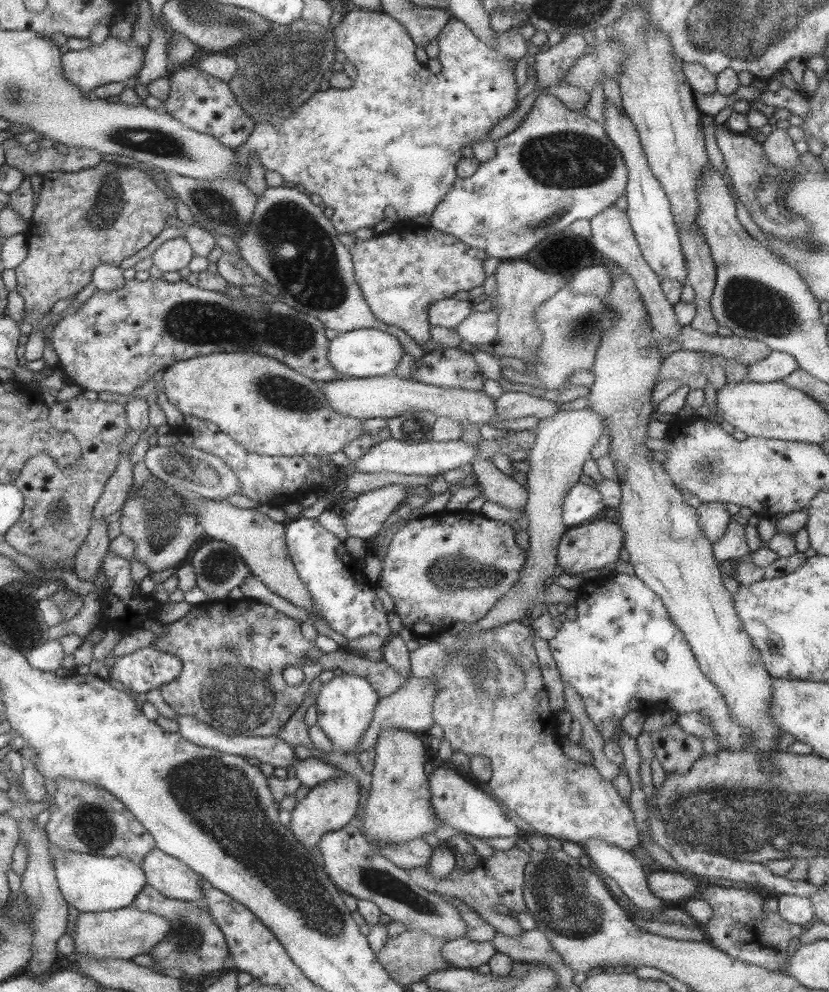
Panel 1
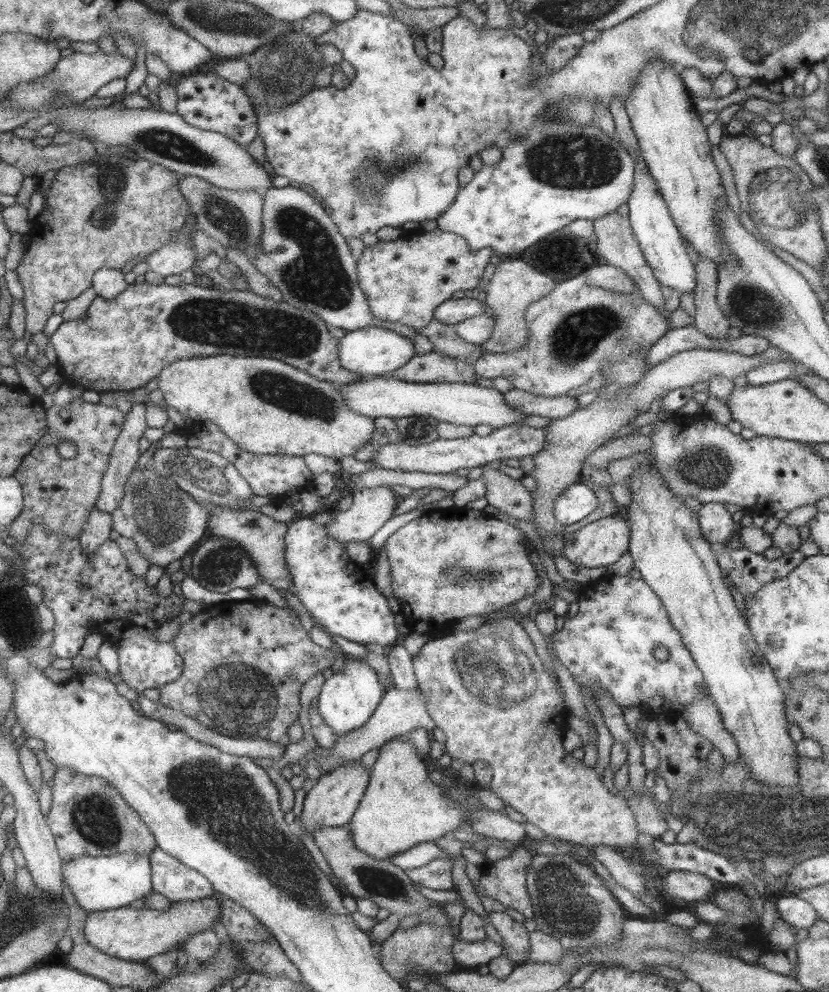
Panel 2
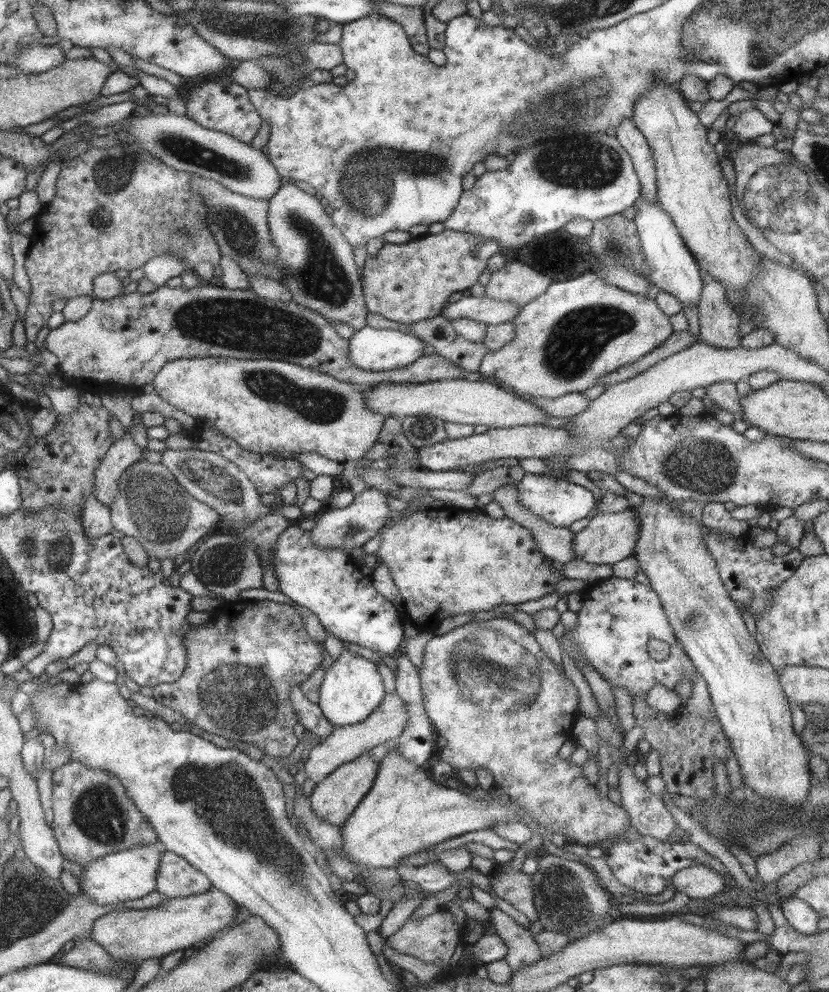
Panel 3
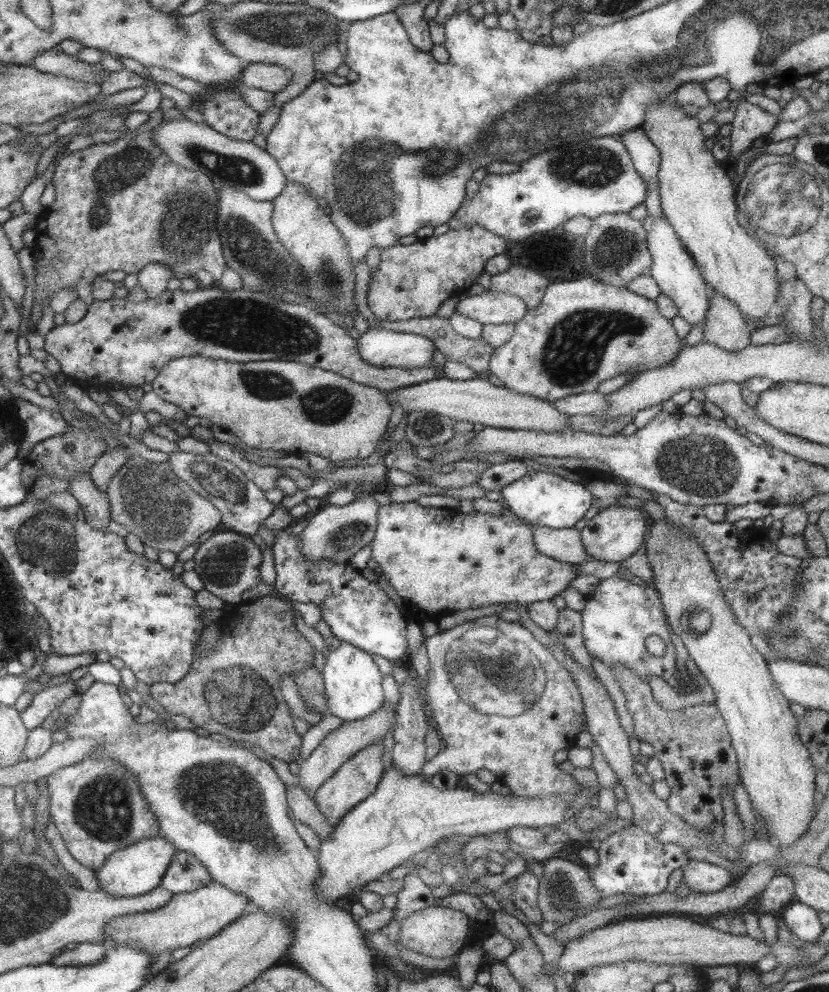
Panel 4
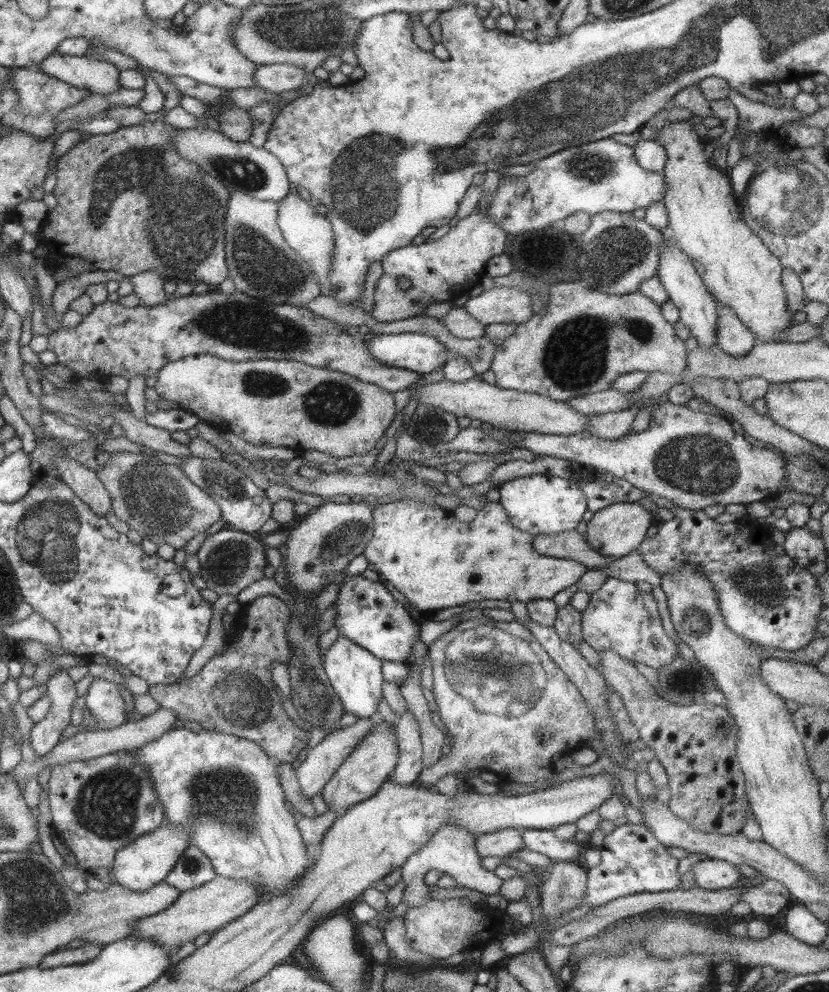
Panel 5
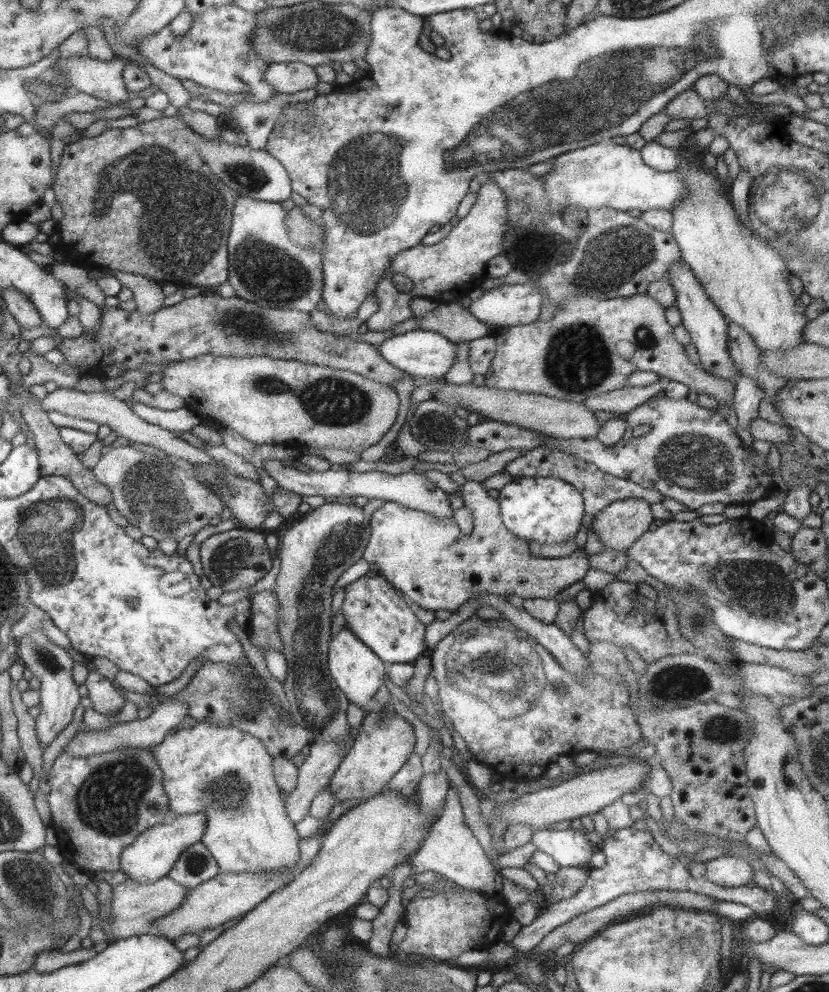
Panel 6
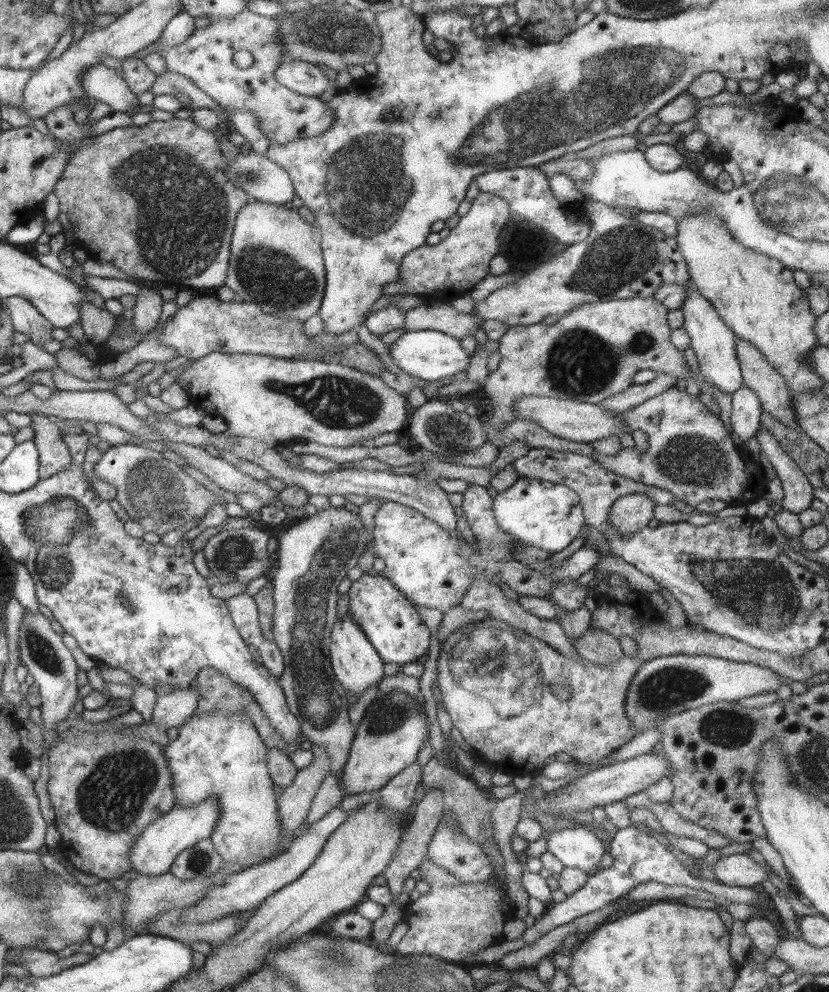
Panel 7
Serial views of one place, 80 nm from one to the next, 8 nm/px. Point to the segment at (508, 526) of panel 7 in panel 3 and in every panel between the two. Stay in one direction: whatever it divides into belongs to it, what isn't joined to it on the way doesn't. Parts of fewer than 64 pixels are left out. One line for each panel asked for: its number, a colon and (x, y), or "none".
3: (559, 502)
4: (539, 498)
5: (540, 504)
6: (545, 510)

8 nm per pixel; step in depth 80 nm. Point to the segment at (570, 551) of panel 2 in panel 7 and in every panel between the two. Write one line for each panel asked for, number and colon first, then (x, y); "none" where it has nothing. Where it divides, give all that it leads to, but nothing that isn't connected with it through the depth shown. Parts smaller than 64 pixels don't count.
3: (608, 537)
4: (612, 535)
5: (619, 528)
6: (618, 525)
7: (629, 513)

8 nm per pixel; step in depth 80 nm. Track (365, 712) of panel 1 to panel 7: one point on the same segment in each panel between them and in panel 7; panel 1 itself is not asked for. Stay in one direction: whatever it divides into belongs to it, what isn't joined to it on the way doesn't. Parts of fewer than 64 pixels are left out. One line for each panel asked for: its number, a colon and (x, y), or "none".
2: (347, 699)
3: (351, 689)
4: (352, 681)
5: (354, 674)
6: (357, 672)
7: (356, 666)

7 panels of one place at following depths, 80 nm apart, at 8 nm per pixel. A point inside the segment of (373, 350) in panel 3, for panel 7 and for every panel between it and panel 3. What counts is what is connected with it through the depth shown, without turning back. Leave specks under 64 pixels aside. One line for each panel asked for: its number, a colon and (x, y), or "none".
4: (383, 348)
5: (421, 353)
6: (422, 353)
7: (429, 355)

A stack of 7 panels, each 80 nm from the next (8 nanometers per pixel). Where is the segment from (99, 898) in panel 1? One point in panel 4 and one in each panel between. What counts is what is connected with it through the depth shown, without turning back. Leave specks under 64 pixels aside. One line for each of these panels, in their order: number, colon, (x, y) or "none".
2: (112, 881)
3: (129, 874)
4: (134, 870)

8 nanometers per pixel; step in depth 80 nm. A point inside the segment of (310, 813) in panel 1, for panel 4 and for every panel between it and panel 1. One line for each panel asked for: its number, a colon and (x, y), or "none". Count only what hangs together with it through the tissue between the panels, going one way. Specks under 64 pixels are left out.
2: (332, 801)
3: (333, 799)
4: (357, 777)

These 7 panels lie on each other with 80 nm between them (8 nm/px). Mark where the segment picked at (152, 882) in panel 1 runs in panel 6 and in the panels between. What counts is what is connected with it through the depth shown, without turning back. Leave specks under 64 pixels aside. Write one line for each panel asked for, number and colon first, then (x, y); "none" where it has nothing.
2: (172, 879)
3: (175, 878)
4: (184, 873)
5: (192, 869)
6: (195, 864)

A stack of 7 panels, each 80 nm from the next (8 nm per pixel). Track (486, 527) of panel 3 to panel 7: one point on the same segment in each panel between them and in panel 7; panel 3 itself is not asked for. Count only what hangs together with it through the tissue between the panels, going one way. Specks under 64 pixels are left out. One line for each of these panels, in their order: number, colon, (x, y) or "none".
4: (439, 561)
5: (435, 561)
6: (428, 559)
7: (432, 569)

